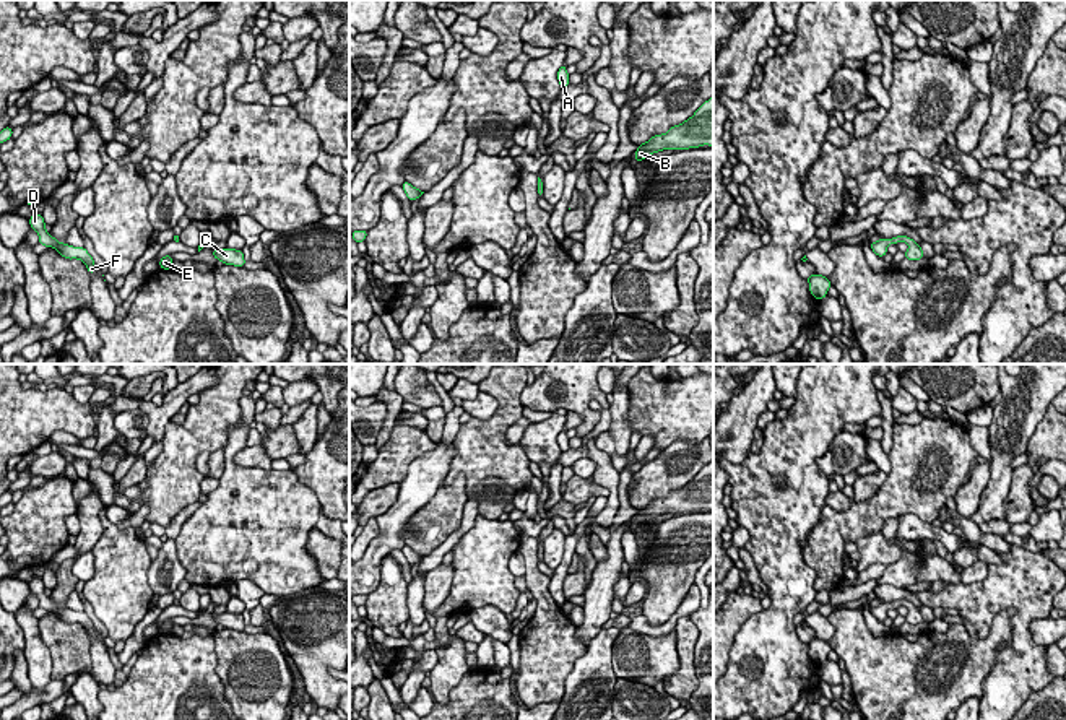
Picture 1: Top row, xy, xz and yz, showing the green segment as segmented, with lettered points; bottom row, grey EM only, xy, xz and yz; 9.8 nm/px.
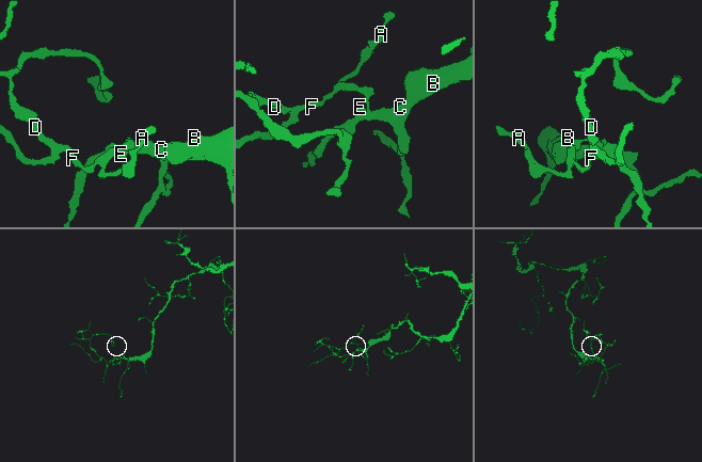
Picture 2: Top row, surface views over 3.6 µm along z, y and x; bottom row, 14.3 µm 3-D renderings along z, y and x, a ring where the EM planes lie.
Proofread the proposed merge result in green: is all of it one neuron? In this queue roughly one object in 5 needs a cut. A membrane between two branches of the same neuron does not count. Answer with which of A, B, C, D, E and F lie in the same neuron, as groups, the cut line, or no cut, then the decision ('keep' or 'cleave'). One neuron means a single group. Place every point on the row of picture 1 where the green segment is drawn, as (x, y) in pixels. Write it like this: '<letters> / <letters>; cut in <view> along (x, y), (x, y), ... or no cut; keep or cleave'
A B C D E F; no cut; keep

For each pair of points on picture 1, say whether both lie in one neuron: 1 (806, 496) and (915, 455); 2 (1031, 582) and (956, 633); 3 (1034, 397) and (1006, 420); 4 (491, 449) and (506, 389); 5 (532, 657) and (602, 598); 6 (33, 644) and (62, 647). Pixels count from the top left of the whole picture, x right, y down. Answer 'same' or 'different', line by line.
1: different
2: different
3: same
4: same
5: different
6: different

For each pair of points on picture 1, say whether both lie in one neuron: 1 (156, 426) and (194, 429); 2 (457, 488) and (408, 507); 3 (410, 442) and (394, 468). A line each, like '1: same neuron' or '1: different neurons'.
1: different neurons
2: different neurons
3: same neuron

